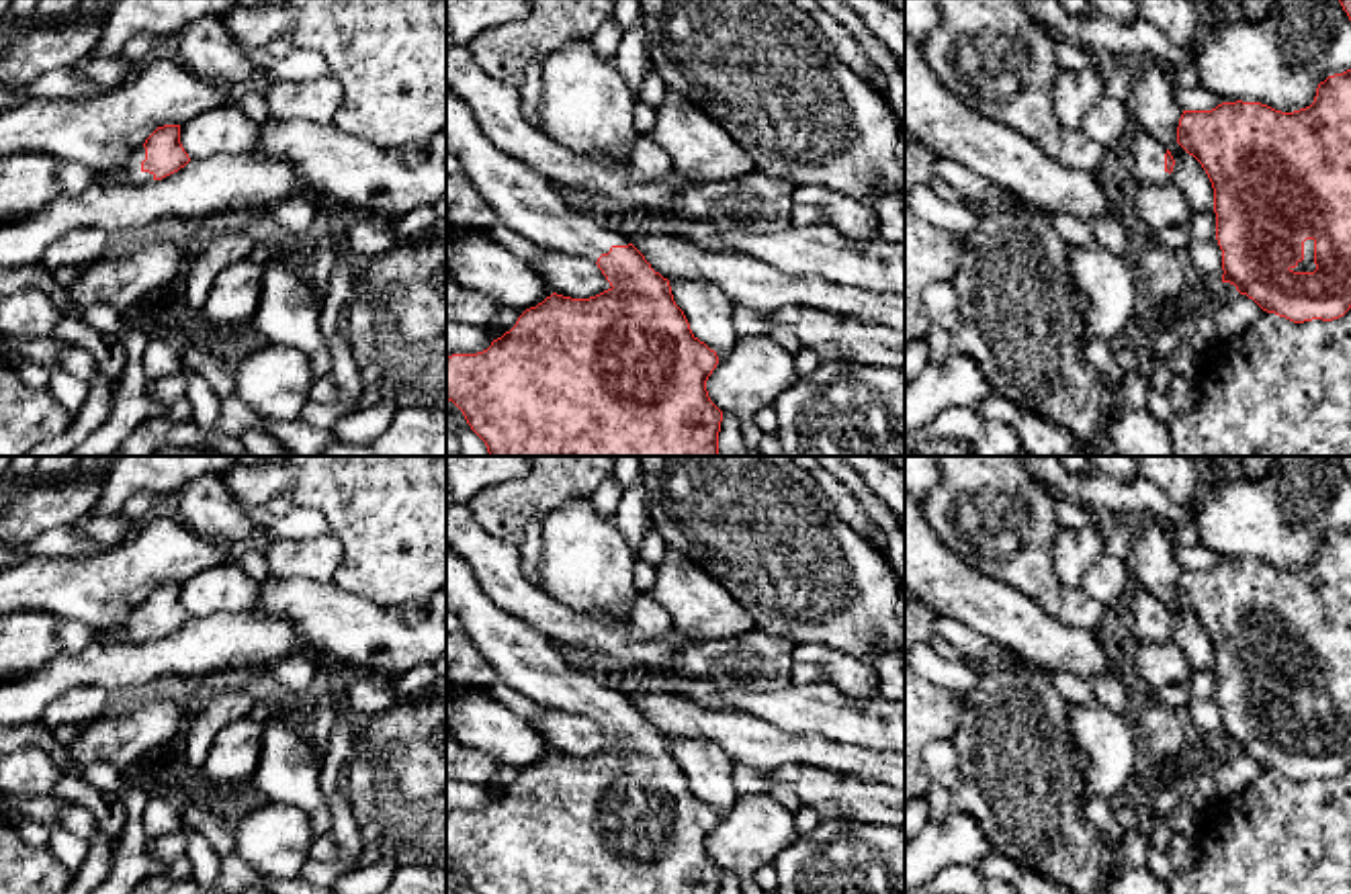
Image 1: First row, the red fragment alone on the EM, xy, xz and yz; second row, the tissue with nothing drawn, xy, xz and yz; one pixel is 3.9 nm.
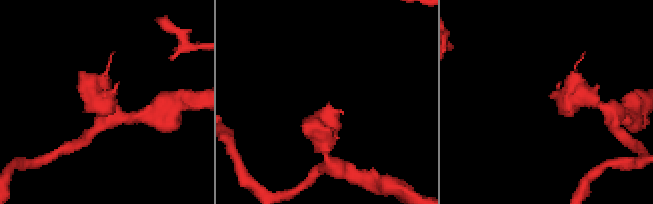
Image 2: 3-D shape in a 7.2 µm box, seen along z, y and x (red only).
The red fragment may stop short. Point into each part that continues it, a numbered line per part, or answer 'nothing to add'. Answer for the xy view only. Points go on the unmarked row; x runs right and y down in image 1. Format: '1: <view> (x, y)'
1: xy (132, 631)

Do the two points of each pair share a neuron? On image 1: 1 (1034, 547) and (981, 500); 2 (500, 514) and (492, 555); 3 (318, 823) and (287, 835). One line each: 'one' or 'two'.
1: one
2: two
3: two

